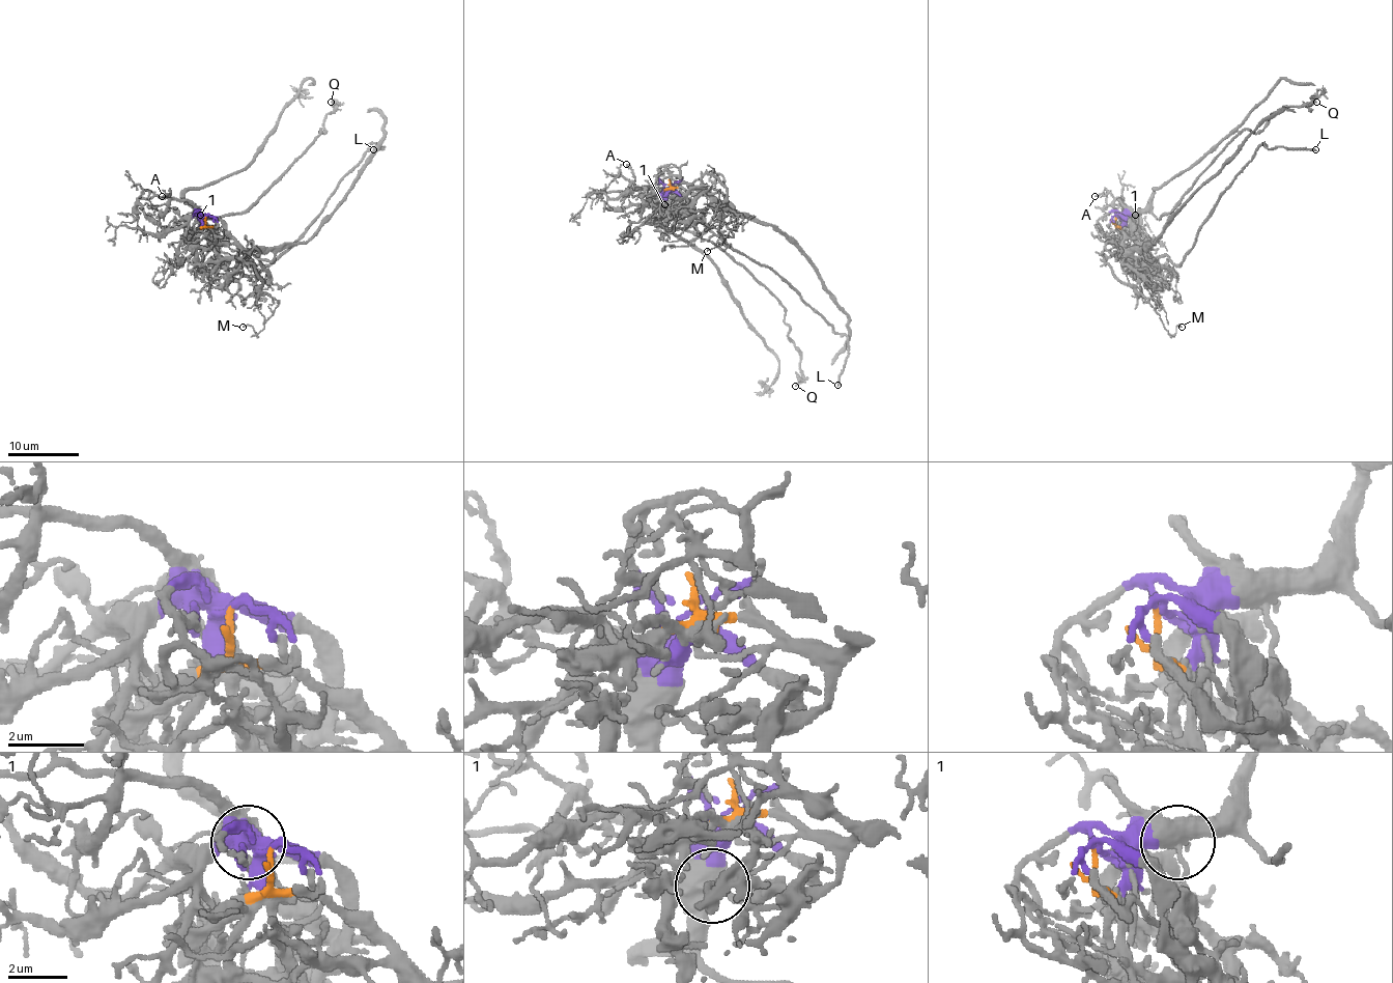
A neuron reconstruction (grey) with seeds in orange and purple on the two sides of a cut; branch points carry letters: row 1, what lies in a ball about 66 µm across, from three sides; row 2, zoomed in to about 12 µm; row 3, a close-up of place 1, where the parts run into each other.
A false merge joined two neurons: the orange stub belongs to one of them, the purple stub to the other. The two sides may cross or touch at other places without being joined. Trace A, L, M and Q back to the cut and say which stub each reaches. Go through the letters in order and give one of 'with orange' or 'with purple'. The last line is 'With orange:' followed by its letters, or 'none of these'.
A: with purple
L: with orange
M: with orange
Q: with purple
With orange: L, M

